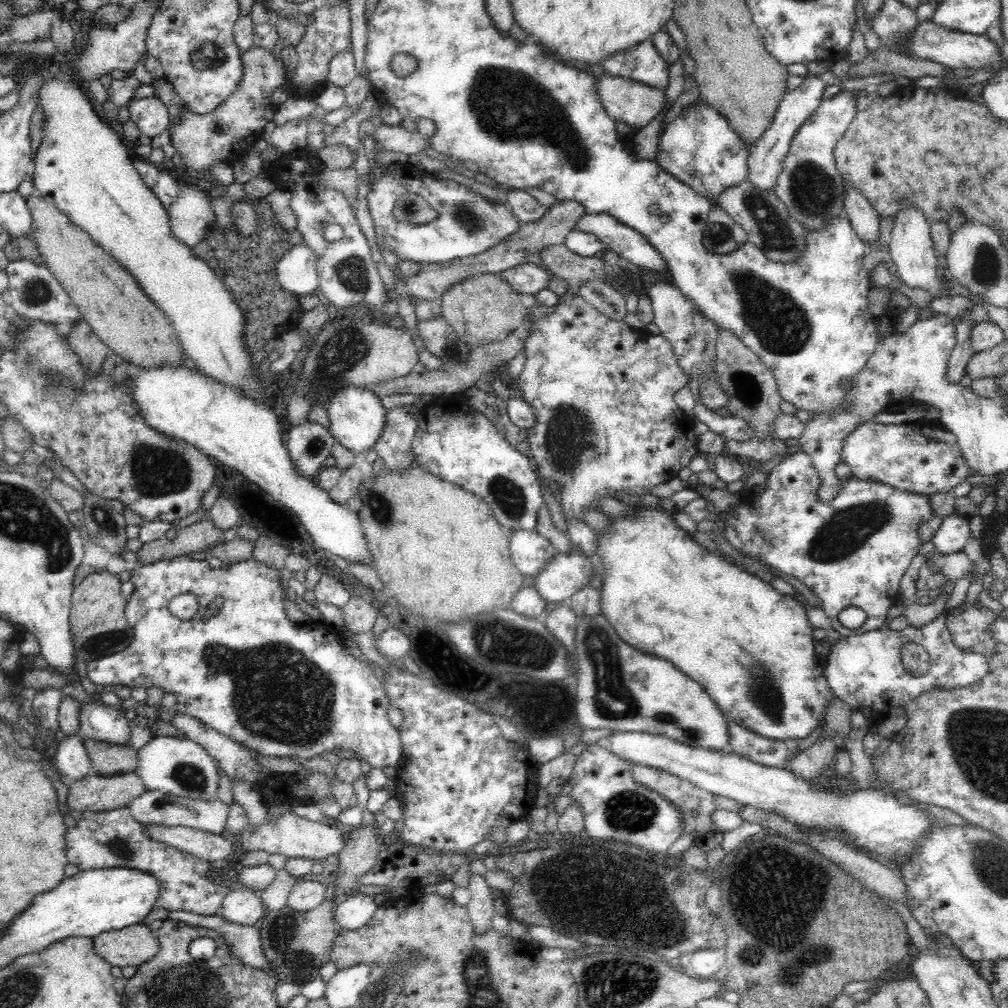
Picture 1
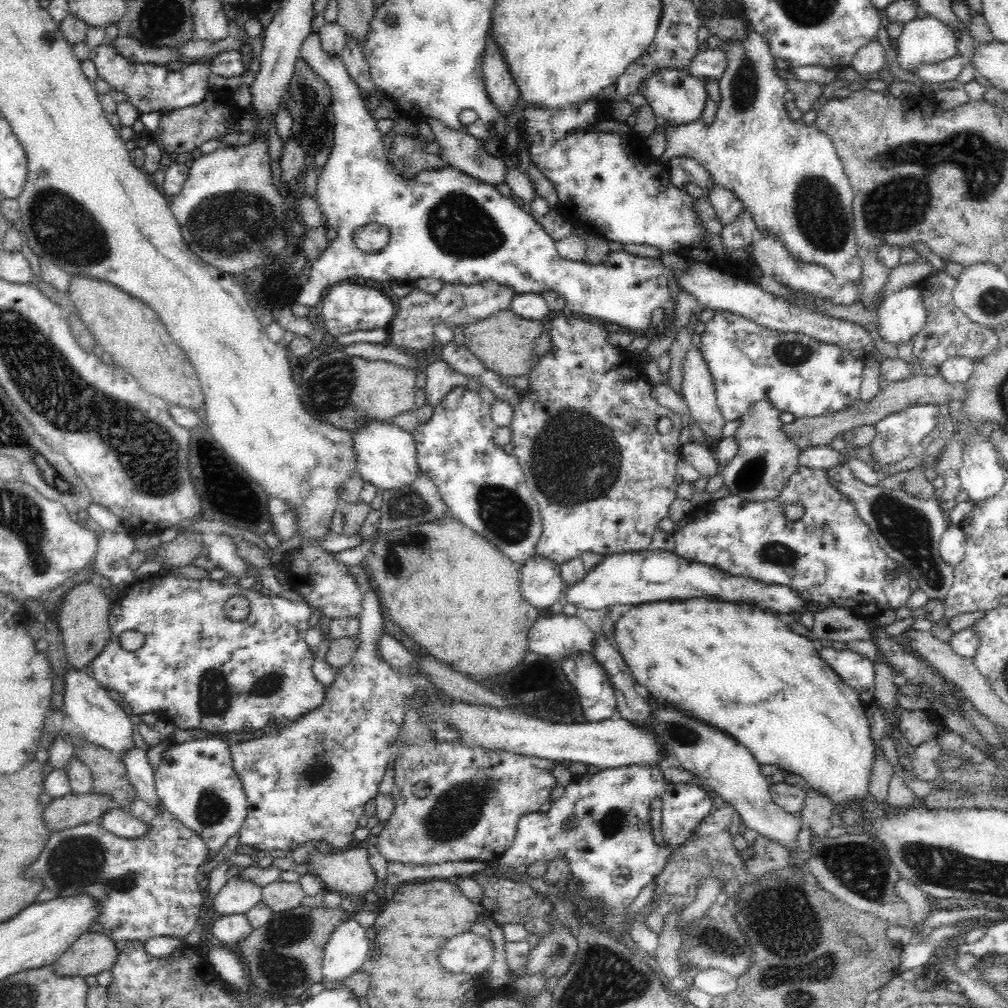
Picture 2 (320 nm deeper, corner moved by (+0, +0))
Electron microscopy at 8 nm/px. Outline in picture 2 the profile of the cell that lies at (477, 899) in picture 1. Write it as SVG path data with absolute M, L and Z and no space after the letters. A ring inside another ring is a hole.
M472 931L450 938L438 954L438 965L452 974L480 976L492 962L488 940Z

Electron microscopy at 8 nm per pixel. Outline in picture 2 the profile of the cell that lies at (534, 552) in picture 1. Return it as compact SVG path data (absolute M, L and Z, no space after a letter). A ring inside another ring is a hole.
M532 555L520 570L523 598L538 611L558 603L563 584L560 566L544 557Z

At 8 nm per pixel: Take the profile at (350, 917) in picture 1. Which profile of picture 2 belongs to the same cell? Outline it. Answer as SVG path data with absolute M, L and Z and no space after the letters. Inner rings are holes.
M354 919L343 922L336 927L326 943L323 959L323 980L329 987L340 986L350 975L362 970L371 955L371 933L365 931Z

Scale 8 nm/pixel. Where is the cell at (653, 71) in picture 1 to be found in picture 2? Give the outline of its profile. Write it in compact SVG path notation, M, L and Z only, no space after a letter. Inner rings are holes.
M664 69L649 76L640 89L648 105L654 111L656 119L668 126L680 128L694 122L700 122L710 98L705 84L698 77L693 77L686 71Z

